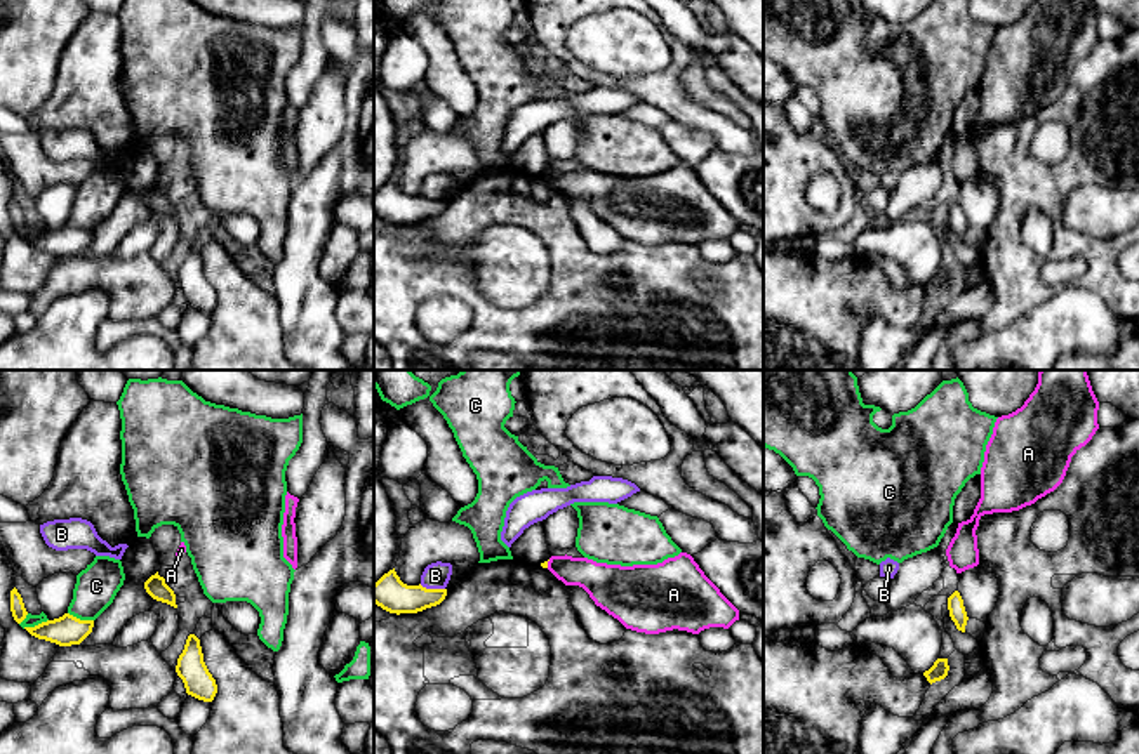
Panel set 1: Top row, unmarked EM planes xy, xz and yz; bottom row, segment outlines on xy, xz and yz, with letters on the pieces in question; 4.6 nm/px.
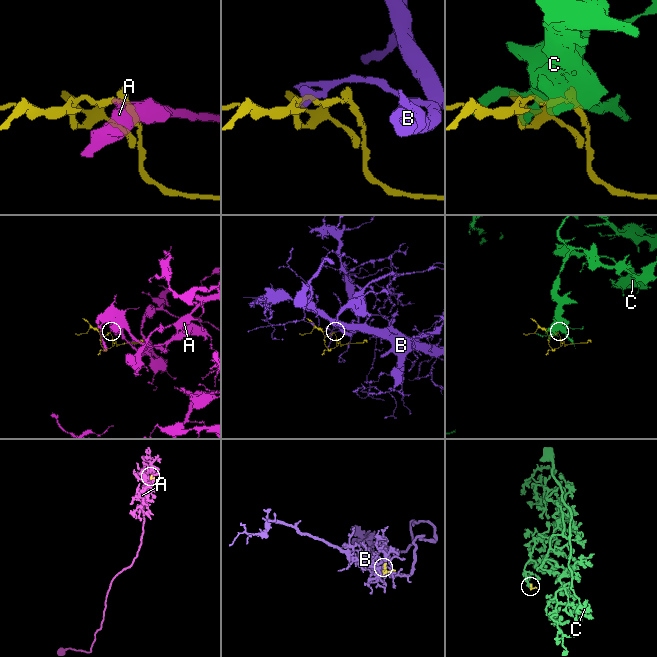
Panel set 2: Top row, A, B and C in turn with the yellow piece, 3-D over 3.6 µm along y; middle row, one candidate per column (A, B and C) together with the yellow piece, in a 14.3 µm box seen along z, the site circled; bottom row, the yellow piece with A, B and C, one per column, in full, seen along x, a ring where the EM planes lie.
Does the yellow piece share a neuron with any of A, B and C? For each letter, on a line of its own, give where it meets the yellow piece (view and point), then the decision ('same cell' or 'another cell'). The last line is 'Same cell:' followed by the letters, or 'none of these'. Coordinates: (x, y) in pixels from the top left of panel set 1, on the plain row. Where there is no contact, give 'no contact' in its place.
A: meets yellow in xz at (546, 174); another cell
B: meets yellow in xz at (432, 200); another cell
C: meets yellow in xy at (79, 230); another cell
Same cell: none of these

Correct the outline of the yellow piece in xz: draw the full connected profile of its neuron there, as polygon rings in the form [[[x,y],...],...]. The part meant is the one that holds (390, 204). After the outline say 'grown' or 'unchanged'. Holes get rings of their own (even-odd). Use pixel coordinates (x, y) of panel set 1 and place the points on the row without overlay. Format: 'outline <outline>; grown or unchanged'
outline [[[395,179],[384,184],[374,195],[374,214],[390,224],[417,224],[440,215],[447,207],[447,200],[426,200],[407,196],[400,191]]]; unchanged

